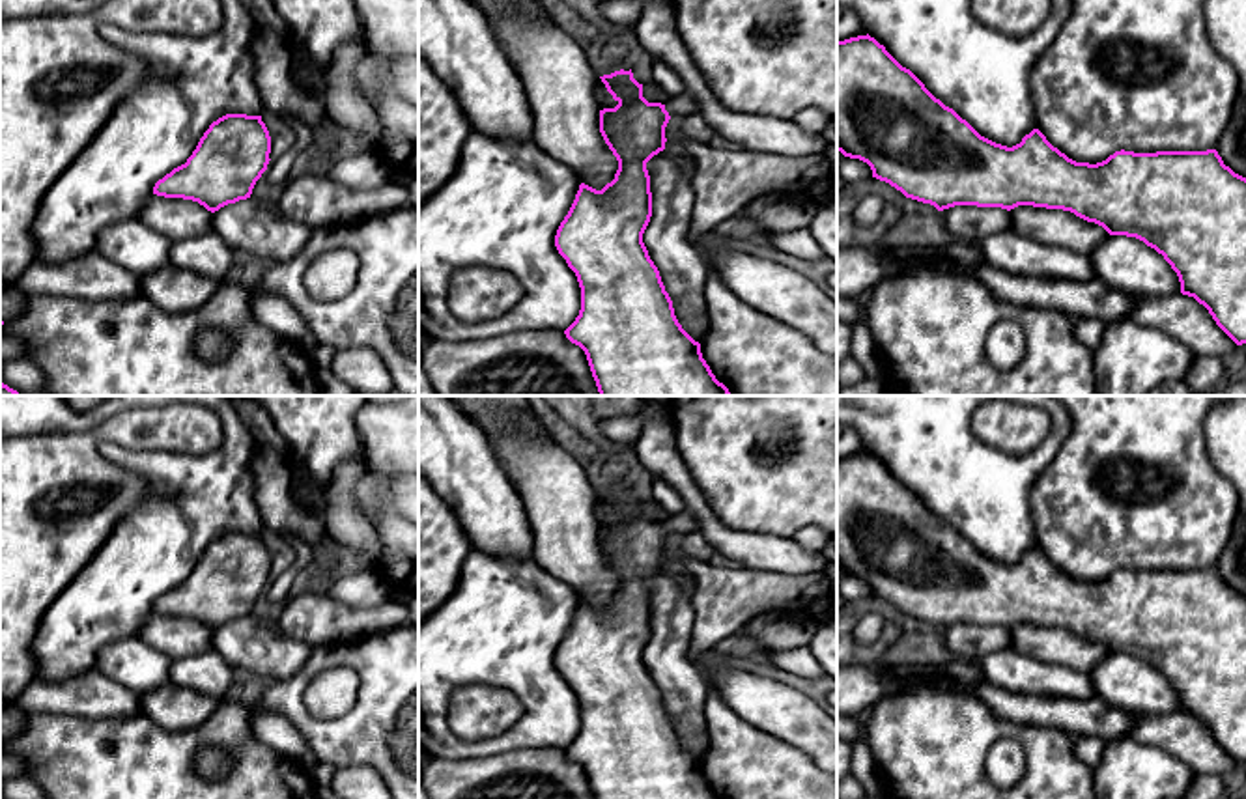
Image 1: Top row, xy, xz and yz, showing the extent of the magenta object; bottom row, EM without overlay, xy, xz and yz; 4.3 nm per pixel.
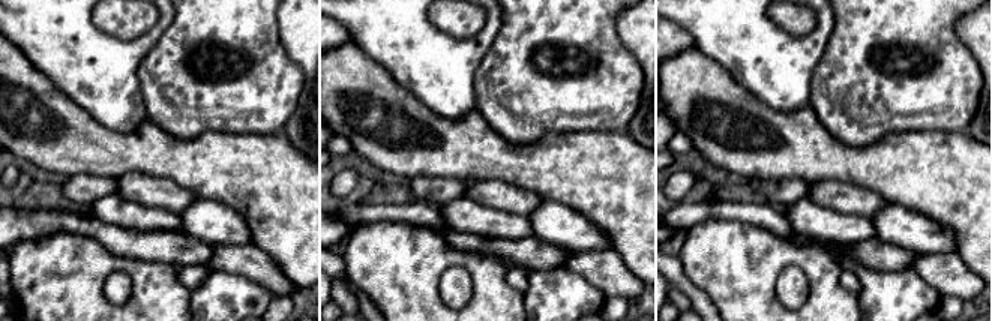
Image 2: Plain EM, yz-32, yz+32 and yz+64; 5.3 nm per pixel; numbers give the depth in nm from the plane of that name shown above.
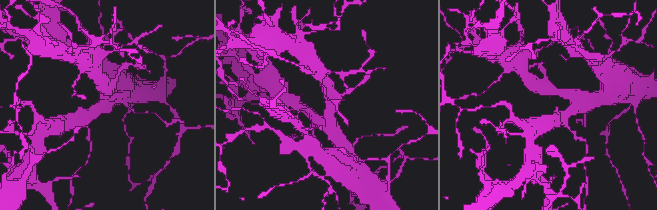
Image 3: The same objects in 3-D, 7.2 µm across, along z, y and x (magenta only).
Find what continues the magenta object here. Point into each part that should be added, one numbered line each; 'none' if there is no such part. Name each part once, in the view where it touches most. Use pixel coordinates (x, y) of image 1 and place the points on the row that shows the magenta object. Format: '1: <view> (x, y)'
1: xz (684, 105)

